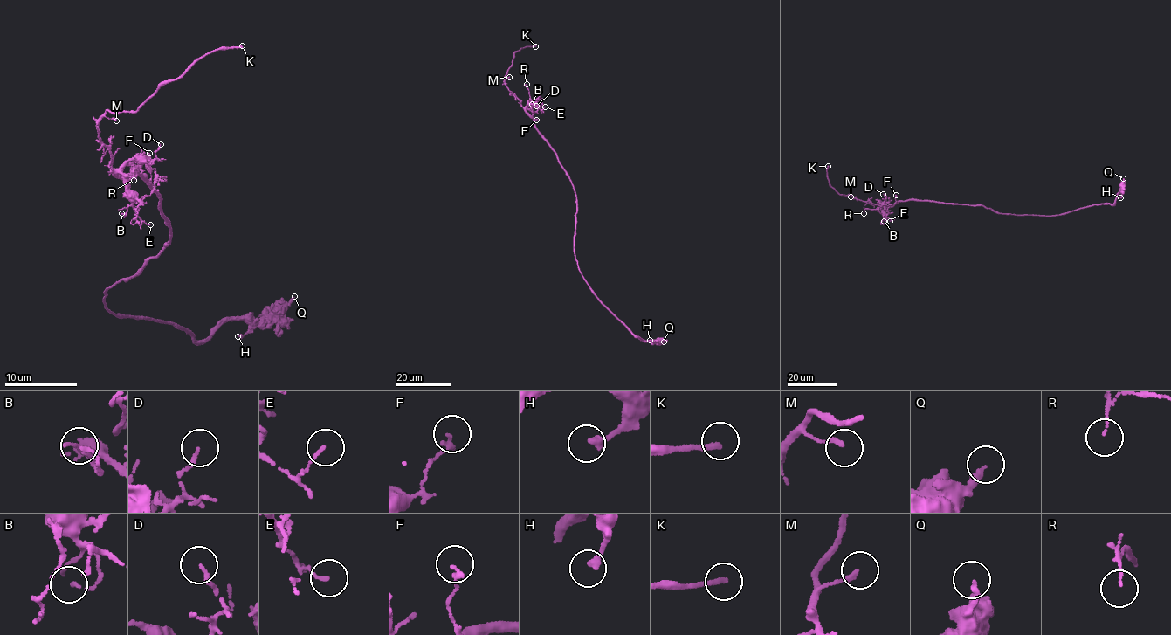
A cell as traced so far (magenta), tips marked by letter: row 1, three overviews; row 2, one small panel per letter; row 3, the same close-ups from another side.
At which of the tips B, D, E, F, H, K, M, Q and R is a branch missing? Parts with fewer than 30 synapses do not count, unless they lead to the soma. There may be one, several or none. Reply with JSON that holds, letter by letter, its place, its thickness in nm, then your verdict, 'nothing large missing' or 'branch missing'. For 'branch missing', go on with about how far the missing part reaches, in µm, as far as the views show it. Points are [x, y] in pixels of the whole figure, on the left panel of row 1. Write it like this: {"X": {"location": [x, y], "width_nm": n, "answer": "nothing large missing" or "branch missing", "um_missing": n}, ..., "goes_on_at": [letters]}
{"B": {"location": [121, 213], "width_nm": 120, "answer": "nothing large missing"}, "D": {"location": [161, 144], "width_nm": 150, "answer": "nothing large missing"}, "E": {"location": [150, 224], "width_nm": 130, "answer": "nothing large missing"}, "F": {"location": [149, 153], "width_nm": 170, "answer": "nothing large missing"}, "H": {"location": [237, 336], "width_nm": 280, "answer": "nothing large missing"}, "K": {"location": [242, 45], "width_nm": 200, "answer": "branch missing", "um_missing": 30}, "M": {"location": [116, 120], "width_nm": 180, "answer": "nothing large missing"}, "Q": {"location": [294, 296], "width_nm": 220, "answer": "nothing large missing"}, "R": {"location": [134, 180], "width_nm": 70, "answer": "nothing large missing"}, "goes_on_at": ["K"]}

